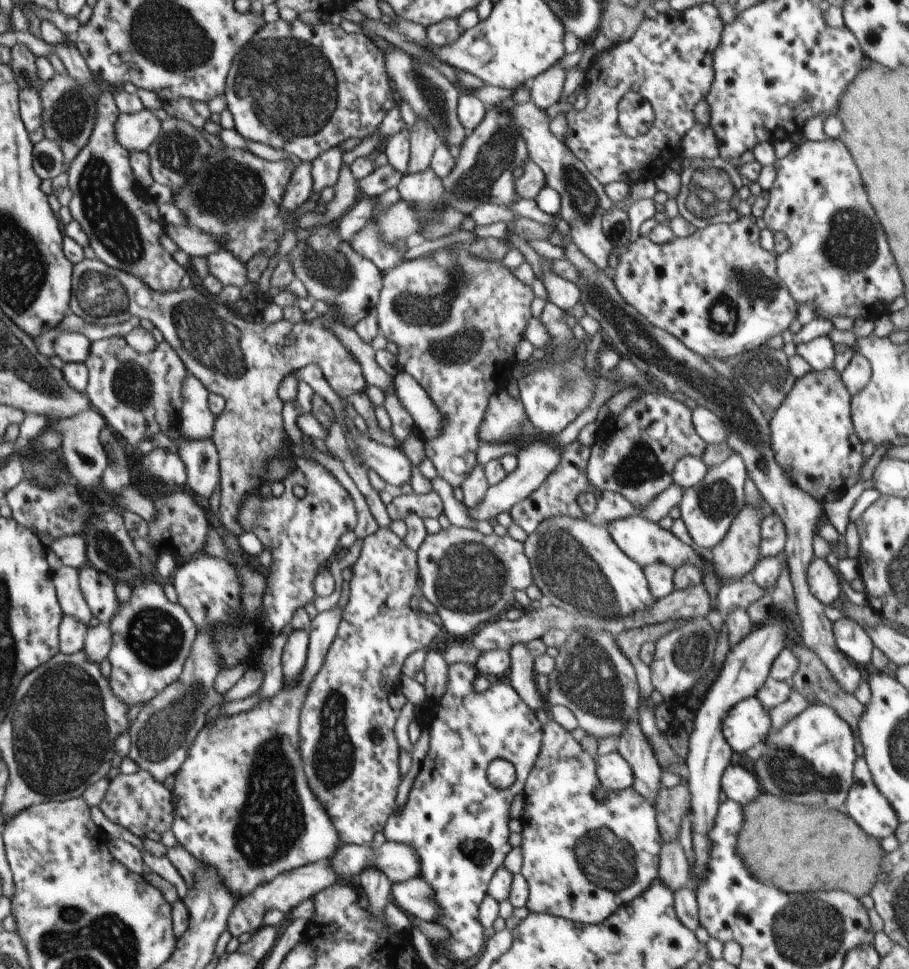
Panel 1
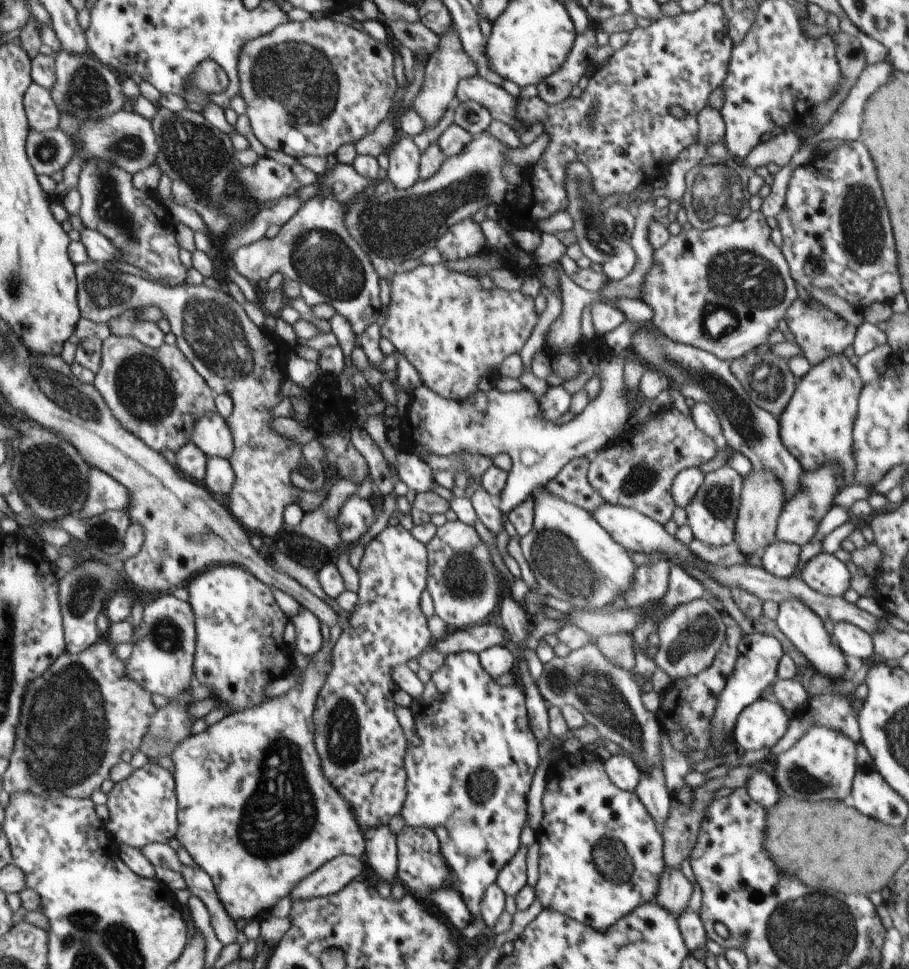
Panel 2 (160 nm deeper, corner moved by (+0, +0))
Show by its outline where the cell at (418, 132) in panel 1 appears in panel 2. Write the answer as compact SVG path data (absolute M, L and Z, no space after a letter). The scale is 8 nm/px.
M452 22L449 29L439 36L439 43L427 60L423 85L412 104L415 111L421 114L425 129L437 126L446 109L450 107L450 103L453 104L458 81L476 75L478 67L464 50L458 31Z

